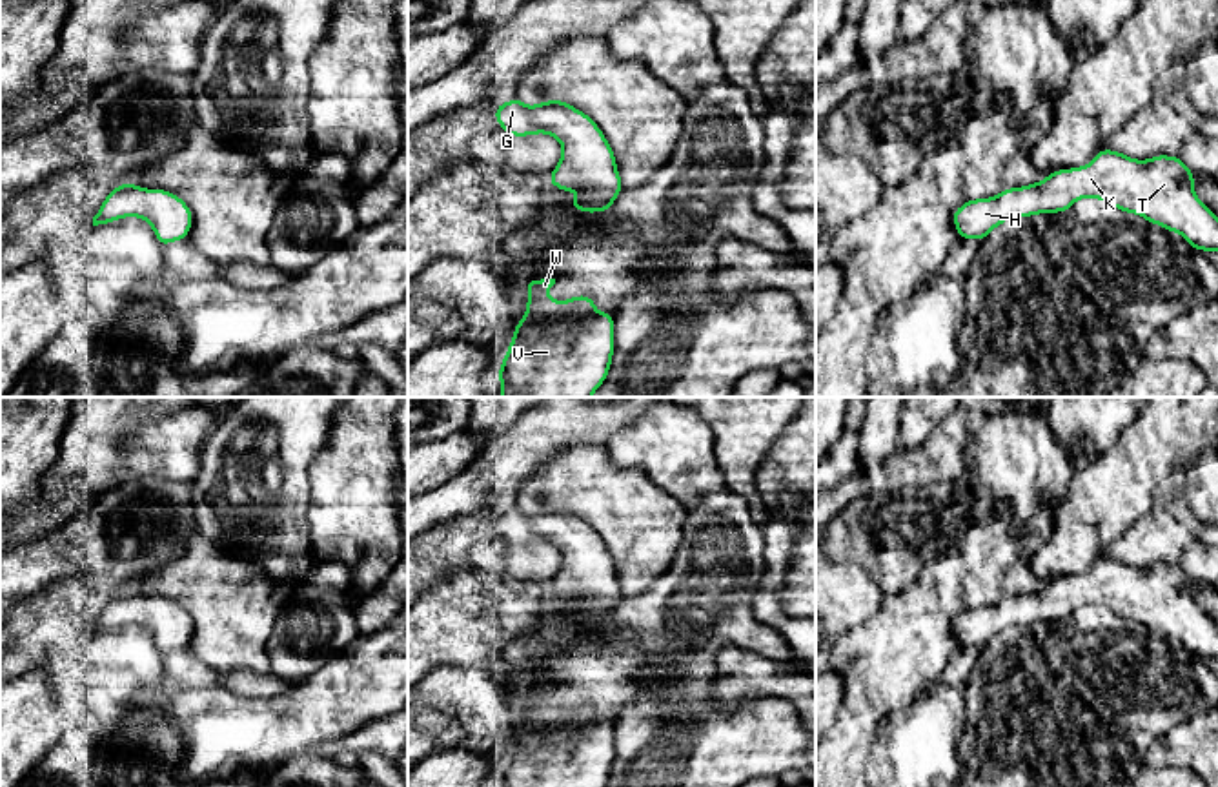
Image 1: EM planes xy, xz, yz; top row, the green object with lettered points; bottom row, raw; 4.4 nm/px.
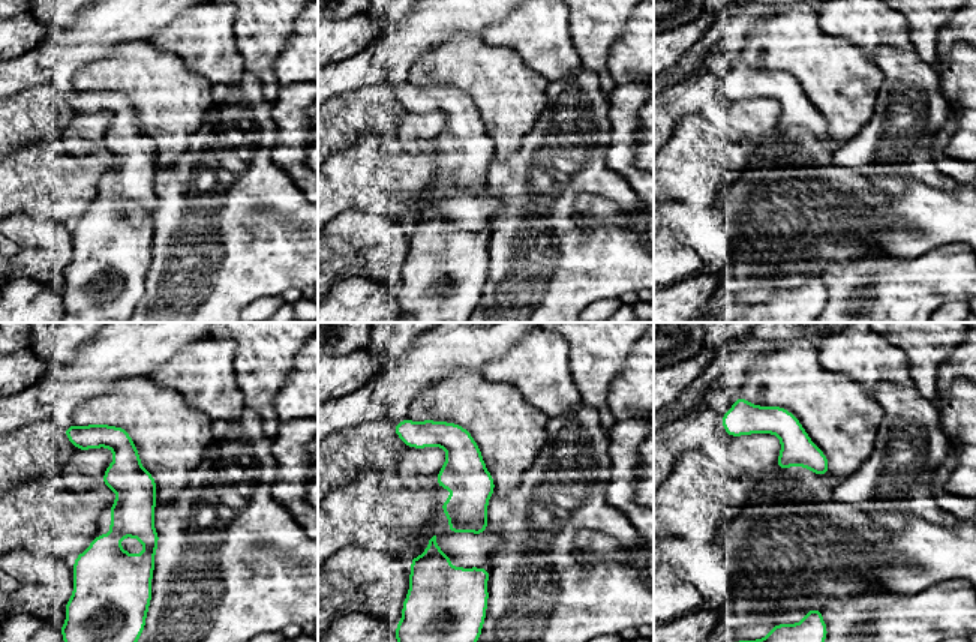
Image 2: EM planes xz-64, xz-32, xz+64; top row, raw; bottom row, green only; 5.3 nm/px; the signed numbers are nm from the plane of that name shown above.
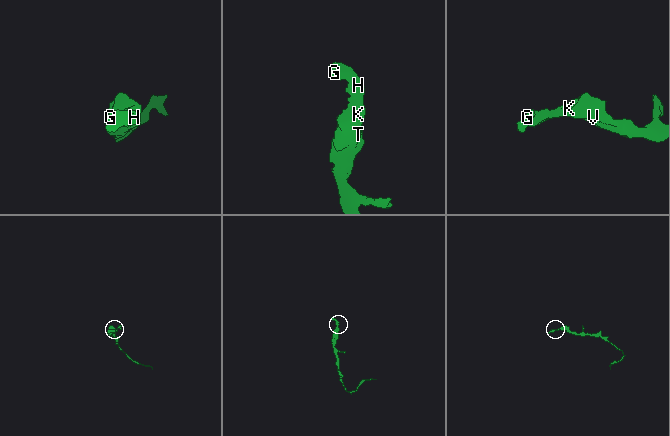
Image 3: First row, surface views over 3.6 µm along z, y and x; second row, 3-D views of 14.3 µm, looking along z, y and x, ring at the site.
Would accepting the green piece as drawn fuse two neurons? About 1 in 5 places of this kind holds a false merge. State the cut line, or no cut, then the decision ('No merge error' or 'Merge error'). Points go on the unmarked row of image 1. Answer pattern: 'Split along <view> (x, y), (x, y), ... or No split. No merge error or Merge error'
No split. No merge error

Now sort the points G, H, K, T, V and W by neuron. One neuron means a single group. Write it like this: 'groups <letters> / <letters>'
groups G H K T V W

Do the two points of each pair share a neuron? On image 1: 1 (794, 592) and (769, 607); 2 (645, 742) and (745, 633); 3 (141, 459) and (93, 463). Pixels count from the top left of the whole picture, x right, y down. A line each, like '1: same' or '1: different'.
1: different
2: same
3: different

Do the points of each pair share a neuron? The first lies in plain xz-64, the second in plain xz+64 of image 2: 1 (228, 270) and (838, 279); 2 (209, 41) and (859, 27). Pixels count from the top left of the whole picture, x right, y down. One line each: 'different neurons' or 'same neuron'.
1: same neuron
2: same neuron

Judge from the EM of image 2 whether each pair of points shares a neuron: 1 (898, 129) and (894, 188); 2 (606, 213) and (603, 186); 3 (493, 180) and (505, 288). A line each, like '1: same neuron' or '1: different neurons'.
1: same neuron
2: different neurons
3: same neuron

